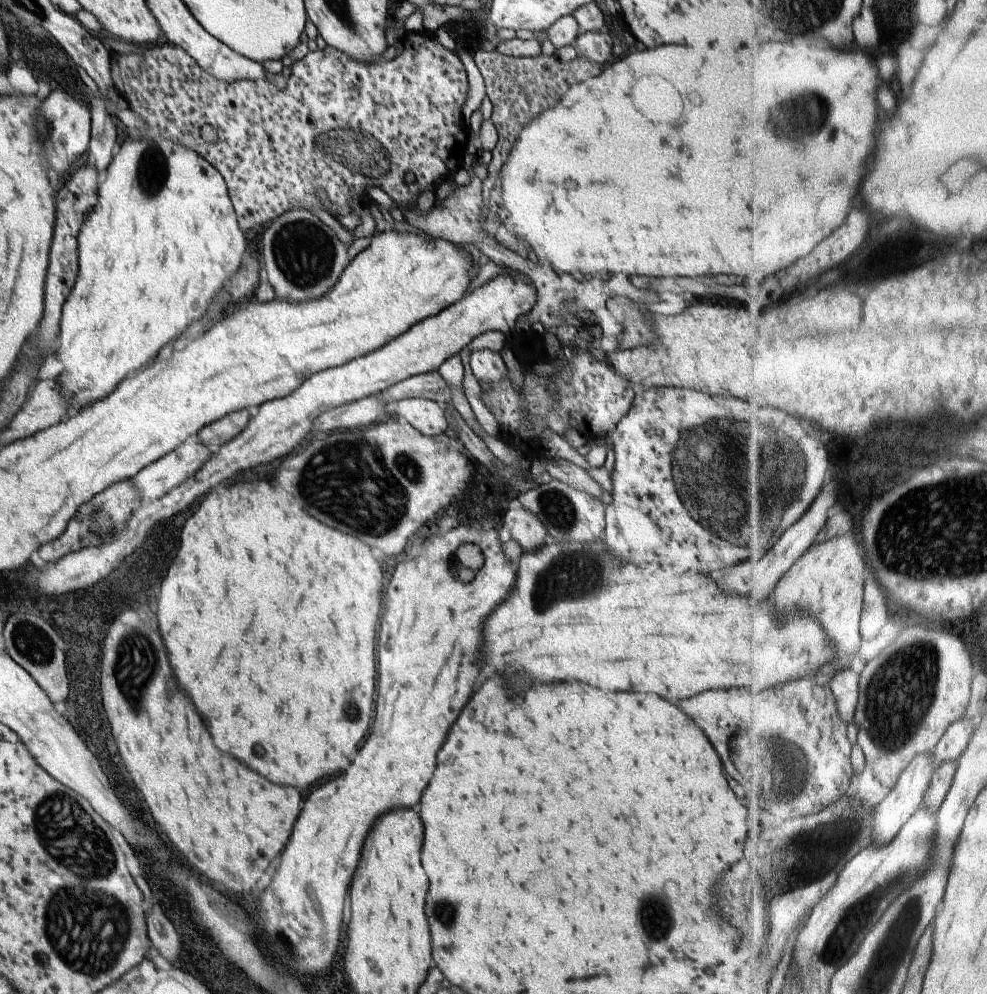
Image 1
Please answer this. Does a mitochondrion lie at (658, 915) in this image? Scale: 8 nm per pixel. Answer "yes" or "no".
yes

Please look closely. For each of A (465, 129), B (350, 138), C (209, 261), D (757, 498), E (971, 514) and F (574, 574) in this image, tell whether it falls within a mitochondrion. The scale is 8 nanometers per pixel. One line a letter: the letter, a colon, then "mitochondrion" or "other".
A: other
B: mitochondrion
C: other
D: mitochondrion
E: other
F: mitochondrion

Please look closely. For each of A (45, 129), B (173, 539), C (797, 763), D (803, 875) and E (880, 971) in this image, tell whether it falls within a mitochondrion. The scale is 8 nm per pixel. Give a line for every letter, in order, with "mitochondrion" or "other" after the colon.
A: mitochondrion
B: other
C: mitochondrion
D: other
E: mitochondrion

